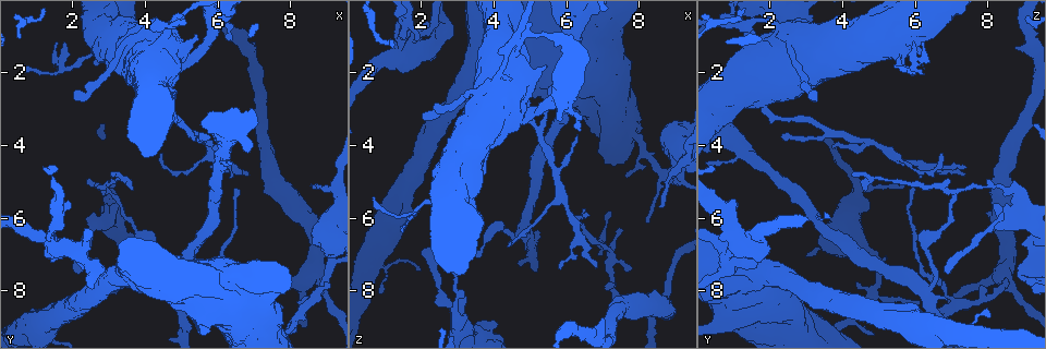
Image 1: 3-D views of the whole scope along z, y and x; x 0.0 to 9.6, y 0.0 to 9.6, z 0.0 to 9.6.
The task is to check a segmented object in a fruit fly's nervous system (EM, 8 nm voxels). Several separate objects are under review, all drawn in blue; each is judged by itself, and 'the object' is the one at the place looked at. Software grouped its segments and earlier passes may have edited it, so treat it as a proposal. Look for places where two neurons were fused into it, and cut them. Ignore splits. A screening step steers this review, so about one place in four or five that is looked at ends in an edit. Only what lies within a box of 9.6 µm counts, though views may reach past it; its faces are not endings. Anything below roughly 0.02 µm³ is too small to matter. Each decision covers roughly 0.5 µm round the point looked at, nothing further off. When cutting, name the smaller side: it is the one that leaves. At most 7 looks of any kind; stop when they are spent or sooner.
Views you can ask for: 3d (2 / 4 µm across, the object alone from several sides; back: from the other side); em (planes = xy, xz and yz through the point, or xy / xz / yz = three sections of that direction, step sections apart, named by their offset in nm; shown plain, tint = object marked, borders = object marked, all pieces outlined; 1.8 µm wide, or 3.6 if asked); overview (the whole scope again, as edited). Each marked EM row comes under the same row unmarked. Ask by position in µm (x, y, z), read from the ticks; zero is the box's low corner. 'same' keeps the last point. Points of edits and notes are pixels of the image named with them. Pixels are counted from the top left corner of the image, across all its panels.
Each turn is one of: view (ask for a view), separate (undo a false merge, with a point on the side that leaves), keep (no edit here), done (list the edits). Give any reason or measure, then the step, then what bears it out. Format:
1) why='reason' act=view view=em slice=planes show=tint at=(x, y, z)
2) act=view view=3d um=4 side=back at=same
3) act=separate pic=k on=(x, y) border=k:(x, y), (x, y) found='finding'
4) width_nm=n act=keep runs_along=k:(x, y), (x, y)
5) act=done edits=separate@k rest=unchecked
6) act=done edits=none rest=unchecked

why='sudden change in width' act=view view=3d um=2 at=(2.30, 7.10, 0.85)

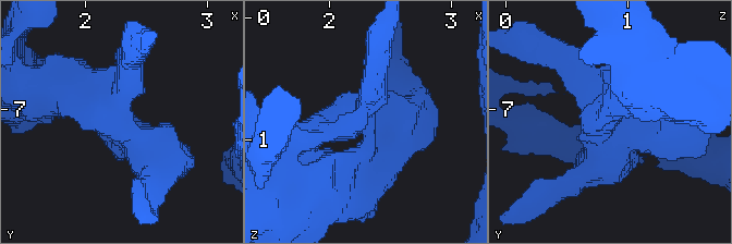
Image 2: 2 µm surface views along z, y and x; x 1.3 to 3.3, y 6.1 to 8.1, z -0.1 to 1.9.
arms=3 arm_widths_nm=220,280,400 why='now the EM' act=view view=em slice=xy step=4 show=tint at=(2.22, 7.04, 0.78)

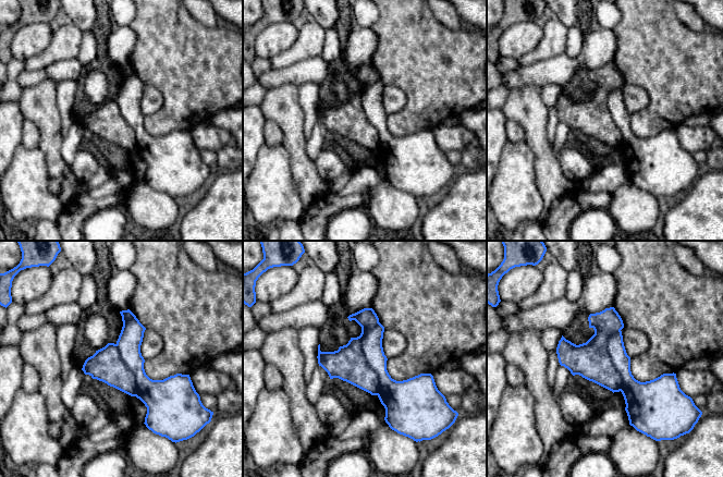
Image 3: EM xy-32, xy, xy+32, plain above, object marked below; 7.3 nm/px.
act=view view=em slice=planes show=borders at=same

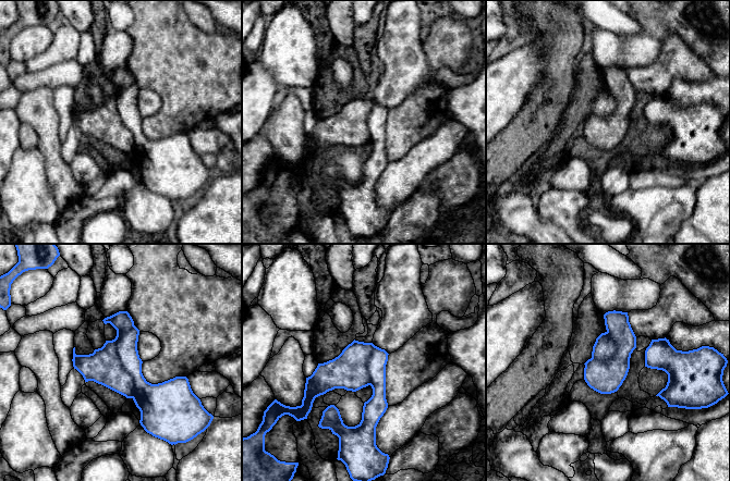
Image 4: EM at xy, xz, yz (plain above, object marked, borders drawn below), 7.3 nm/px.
act=separate pic=4 on=(104, 366) found='a second neuron is stuck on'

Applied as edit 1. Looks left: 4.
why='abrupt turn' act=view view=em um=3.6 slice=planes show=borders at=(2.95, 0.65, 5.20)

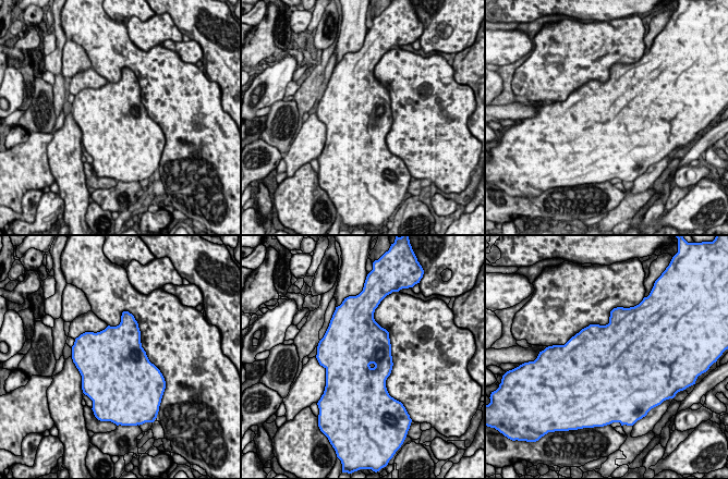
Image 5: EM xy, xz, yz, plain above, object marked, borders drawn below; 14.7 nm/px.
act=keep found='one neuron here'

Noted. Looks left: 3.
why='calibre changes' act=view view=em slice=xy step=4 show=tint at=(4.25, 0.85, 2.35)

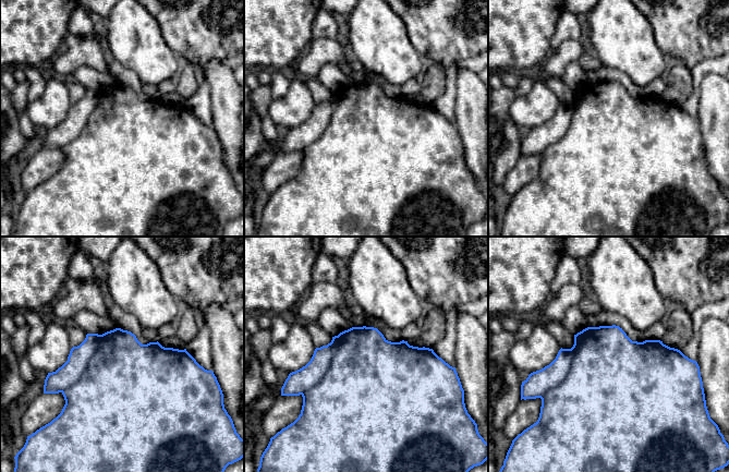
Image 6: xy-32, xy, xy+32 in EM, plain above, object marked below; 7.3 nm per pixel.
act=view view=em slice=planes show=borders at=same

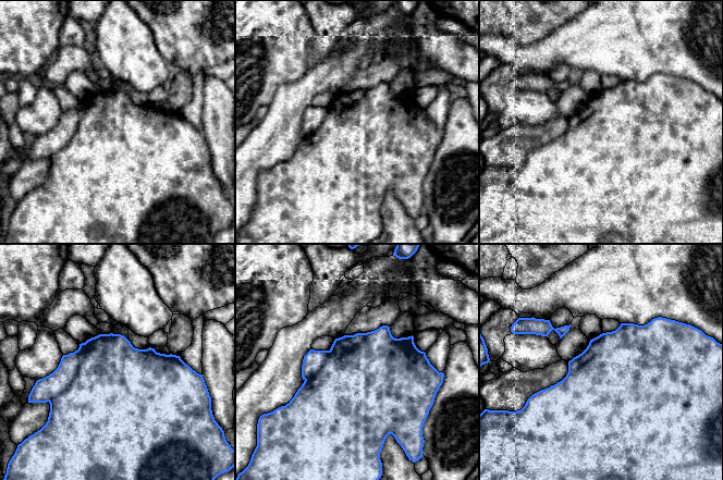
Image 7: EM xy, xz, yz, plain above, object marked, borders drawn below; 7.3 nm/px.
act=separate pic=7 on=(46, 389) border=7:(82, 344), (75, 377), (49, 402) found='two neurons meet here'

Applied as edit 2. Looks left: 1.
act=done edits=separate@4,separate@7 rest=unchecked

